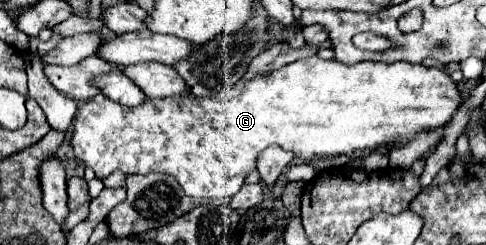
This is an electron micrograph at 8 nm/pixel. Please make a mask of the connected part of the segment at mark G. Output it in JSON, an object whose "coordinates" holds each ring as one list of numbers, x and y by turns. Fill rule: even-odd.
{"coordinates":[[319,56,291,62,279,70,249,80,241,78,231,88,223,88,217,98,195,98,179,94,168,98,147,99,143,108,123,108,105,96,93,96,75,114,71,146,75,158,85,162,97,178,105,178,115,170,123,174,163,172,175,176,191,198,231,198,243,186,247,174,255,170,259,152,267,146,281,146,295,152,301,160,361,154,381,144,393,146,397,140,409,140,417,132,441,130,461,106,457,84,441,68,425,68,409,62,359,62,353,66,337,60,321,60]]}

